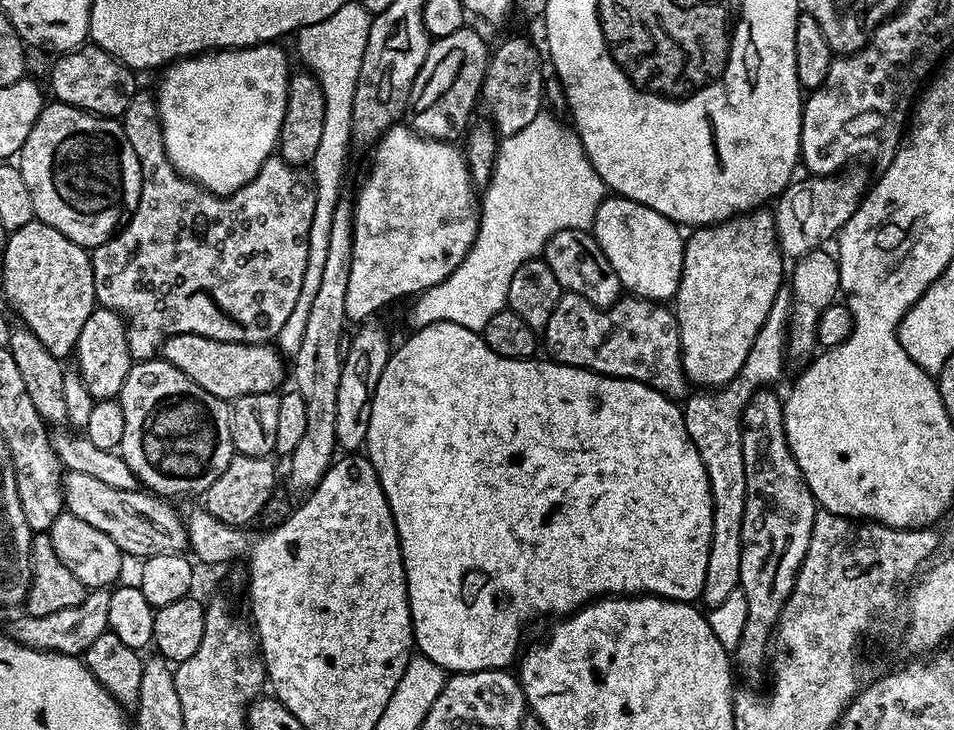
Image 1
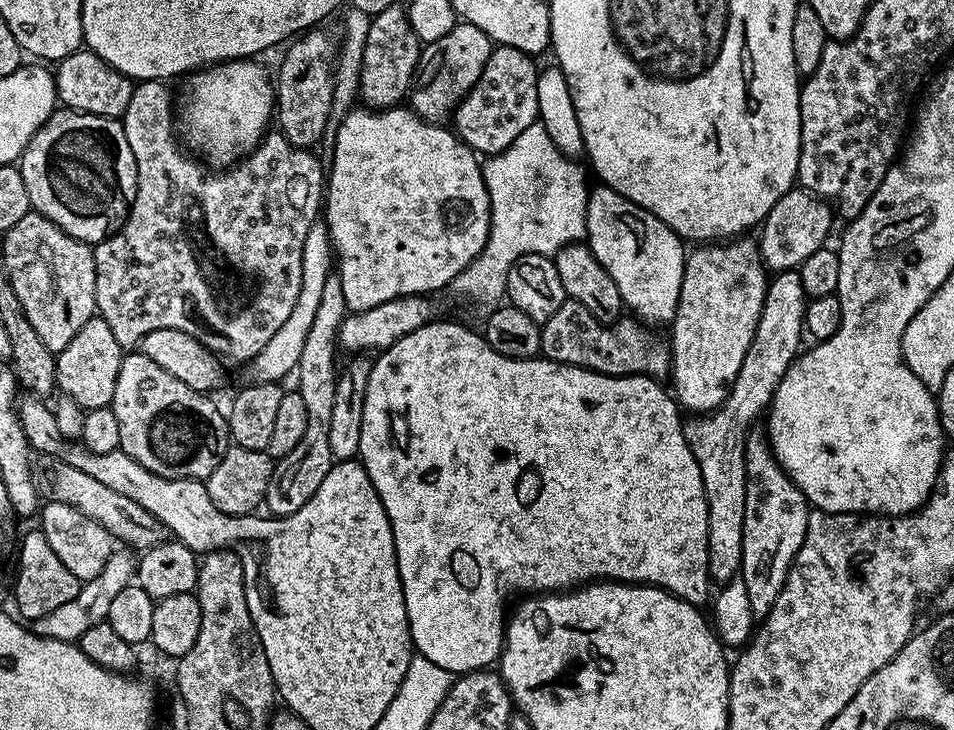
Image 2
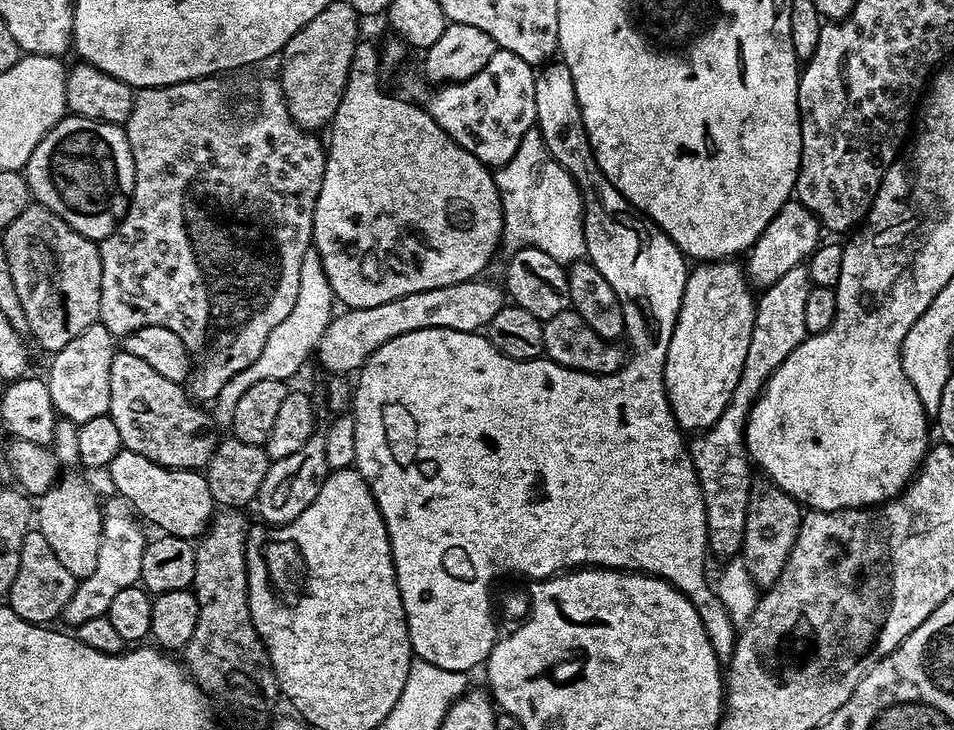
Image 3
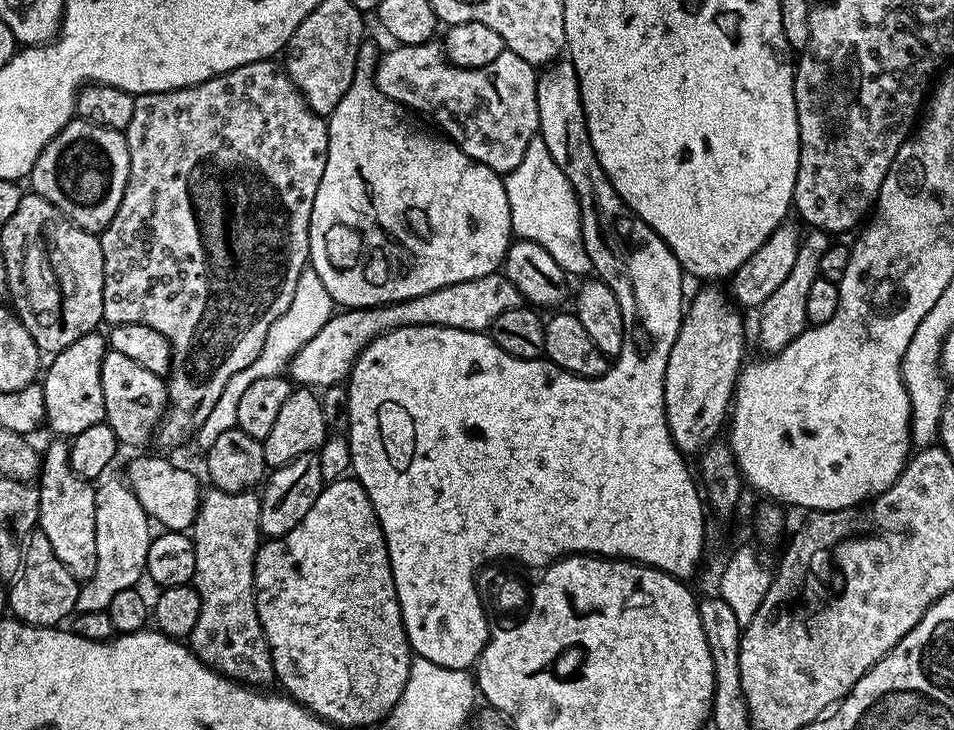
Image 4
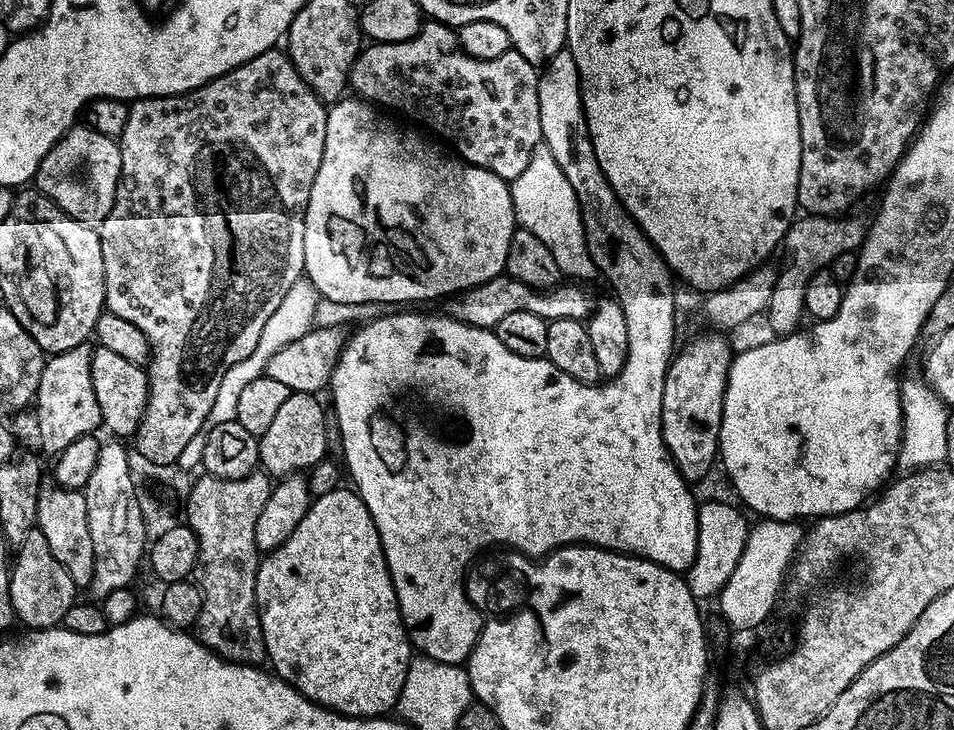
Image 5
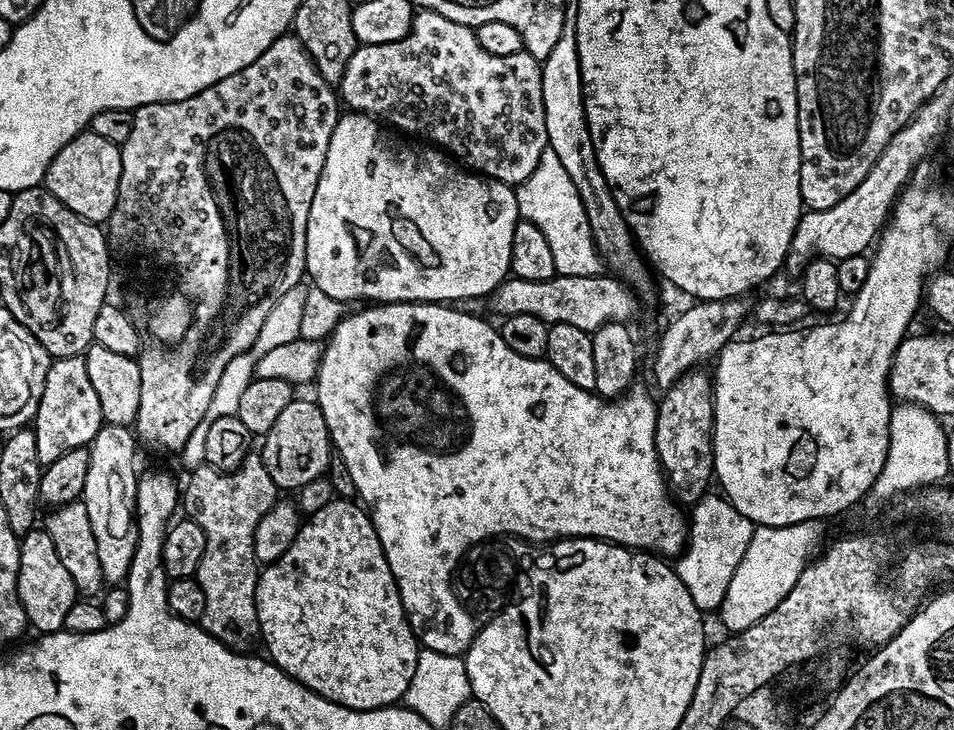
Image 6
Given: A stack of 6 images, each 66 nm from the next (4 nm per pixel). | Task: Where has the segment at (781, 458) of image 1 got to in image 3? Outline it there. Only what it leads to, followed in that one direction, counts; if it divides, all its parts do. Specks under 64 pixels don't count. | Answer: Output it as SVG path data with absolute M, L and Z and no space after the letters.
M760 478L750 490L750 502L746 506L746 534L742 559L750 570L750 578L757 589L767 590L782 574L784 563L796 541L802 515L801 505L786 490L767 478Z

